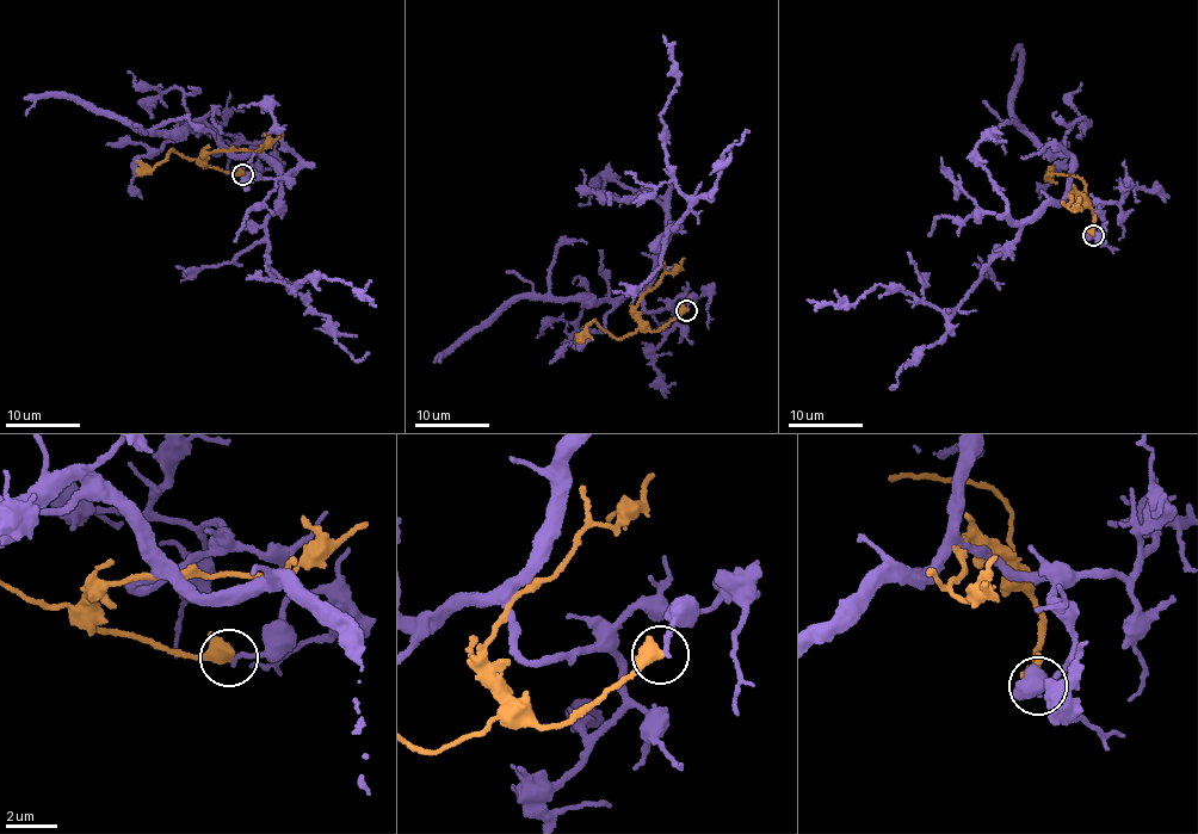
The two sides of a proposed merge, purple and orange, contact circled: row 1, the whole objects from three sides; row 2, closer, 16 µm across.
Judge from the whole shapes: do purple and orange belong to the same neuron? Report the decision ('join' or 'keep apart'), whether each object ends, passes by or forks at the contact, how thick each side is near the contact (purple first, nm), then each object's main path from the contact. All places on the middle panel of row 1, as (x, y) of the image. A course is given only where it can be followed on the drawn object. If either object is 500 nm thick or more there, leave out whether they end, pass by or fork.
keep apart; purple ends; orange passes by; calibres 180 and 400 nm; course purple (687, 310), (684, 297), (648, 312), (642, 294), (661, 241), (689, 208), (660, 118), (677, 84), (664, 35); course orange (686, 310), (654, 332), (636, 310), (666, 273), (679, 270), (684, 258)

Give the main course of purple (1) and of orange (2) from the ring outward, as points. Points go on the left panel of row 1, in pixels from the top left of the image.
1: (244, 174), (255, 146), (217, 152), (259, 154), (281, 178), (267, 259), (289, 289), (322, 275), (372, 300)
2: (242, 174), (205, 166), (208, 153), (254, 152), (269, 147), (283, 134)

